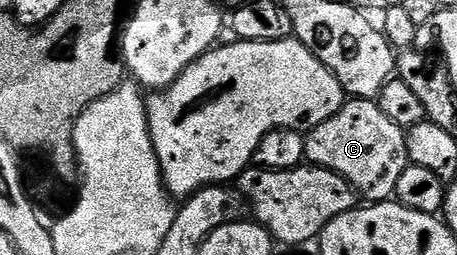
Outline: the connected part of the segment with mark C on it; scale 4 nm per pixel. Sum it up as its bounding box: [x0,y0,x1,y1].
[305,98,410,202]

